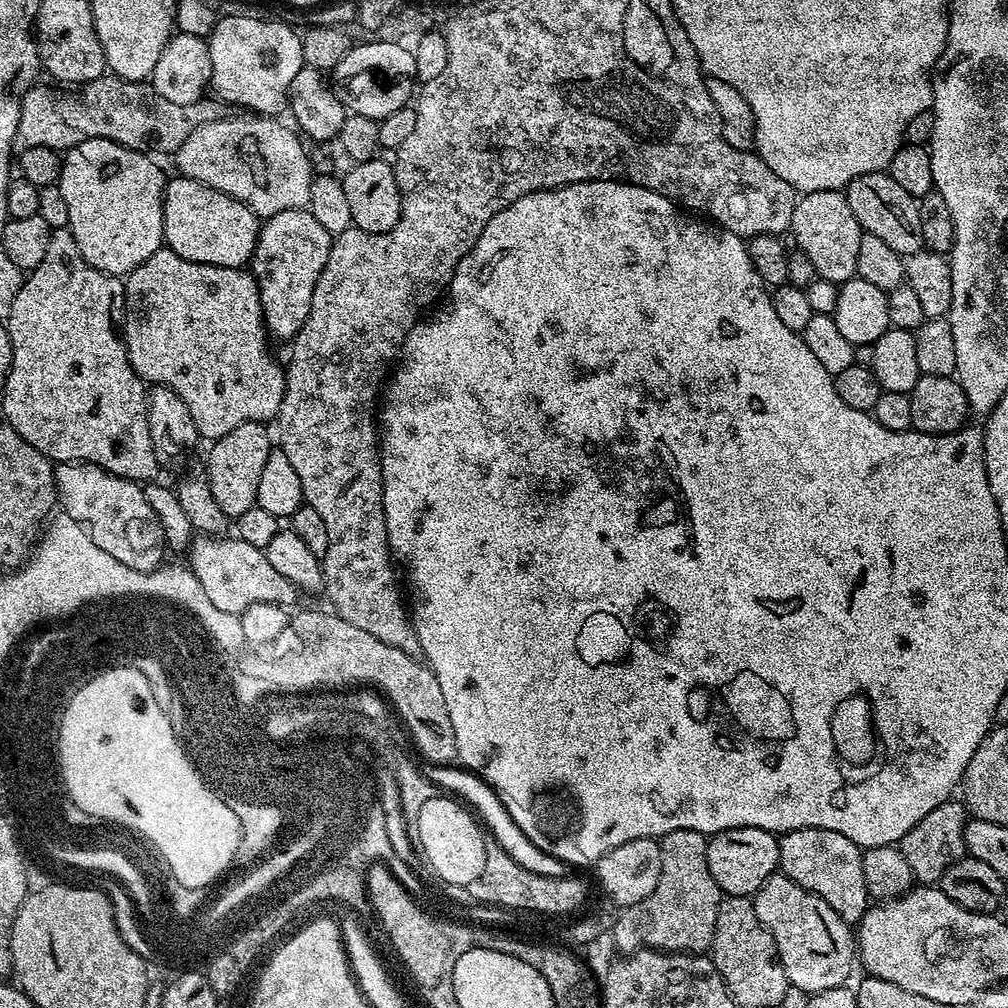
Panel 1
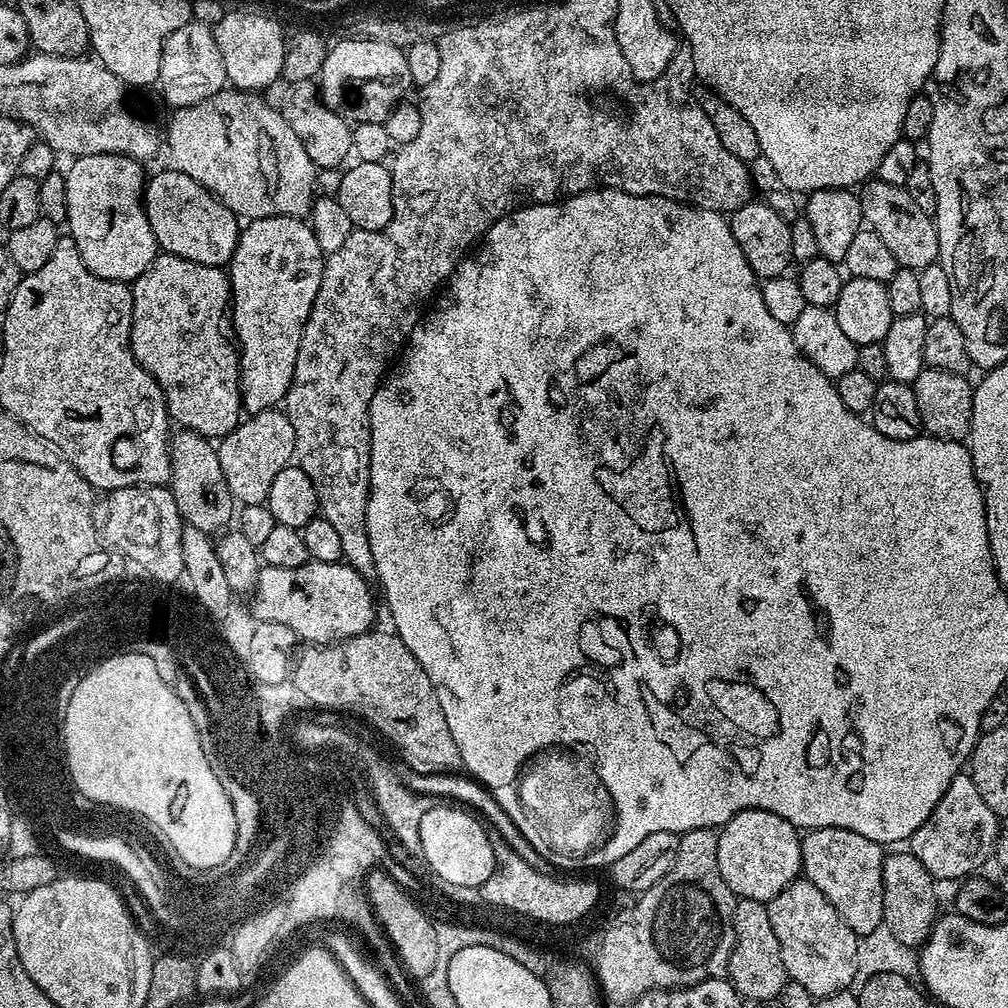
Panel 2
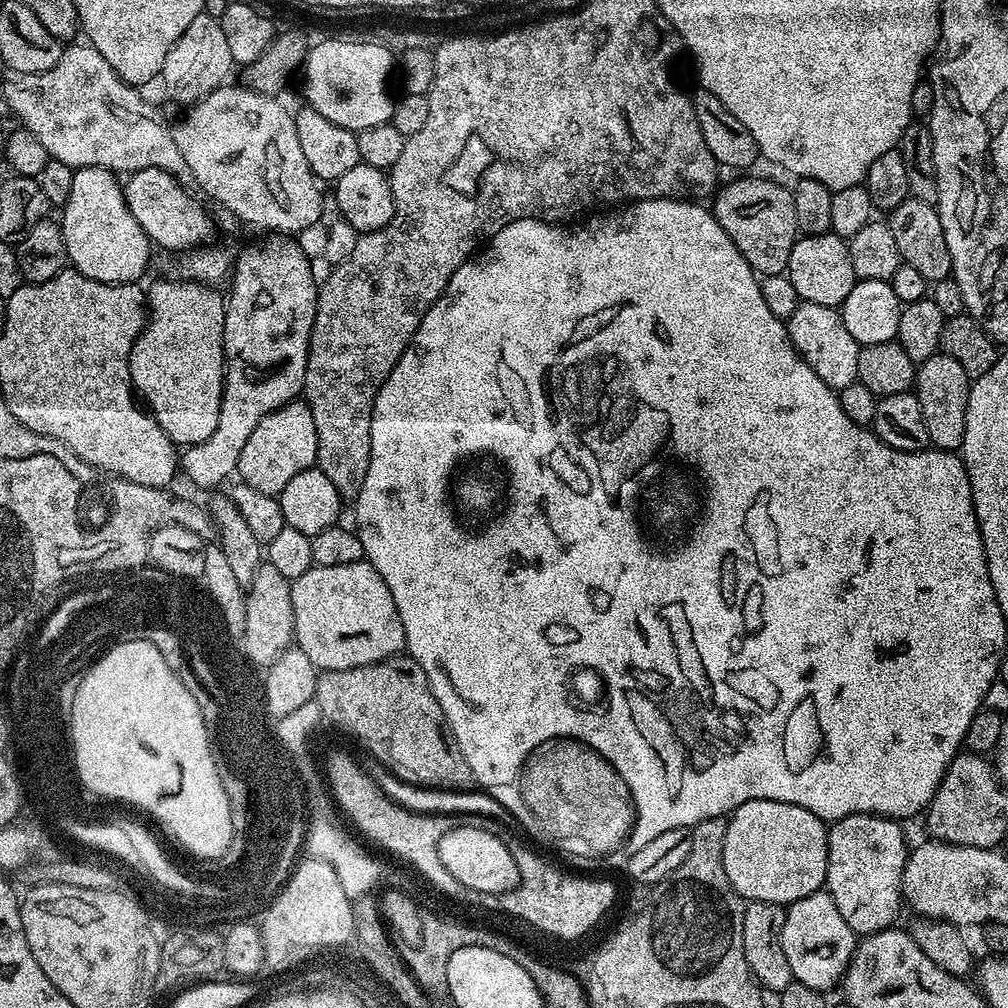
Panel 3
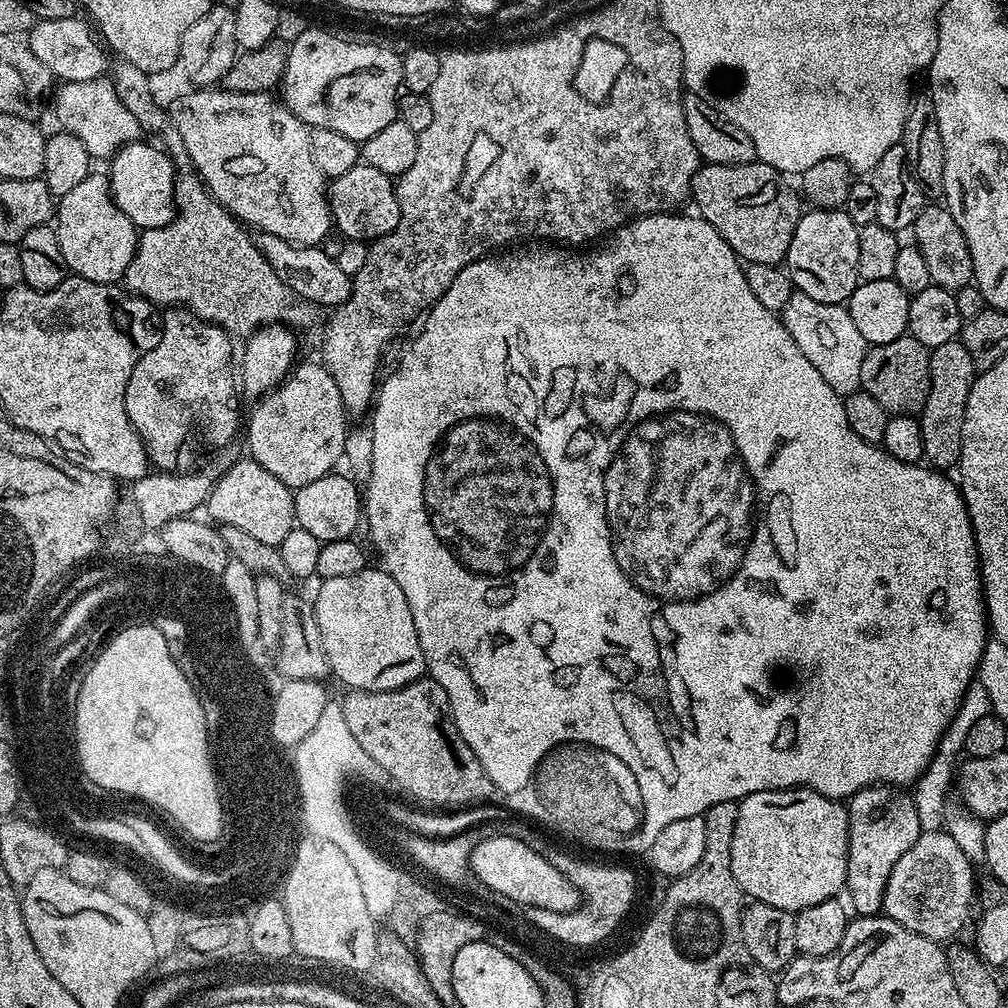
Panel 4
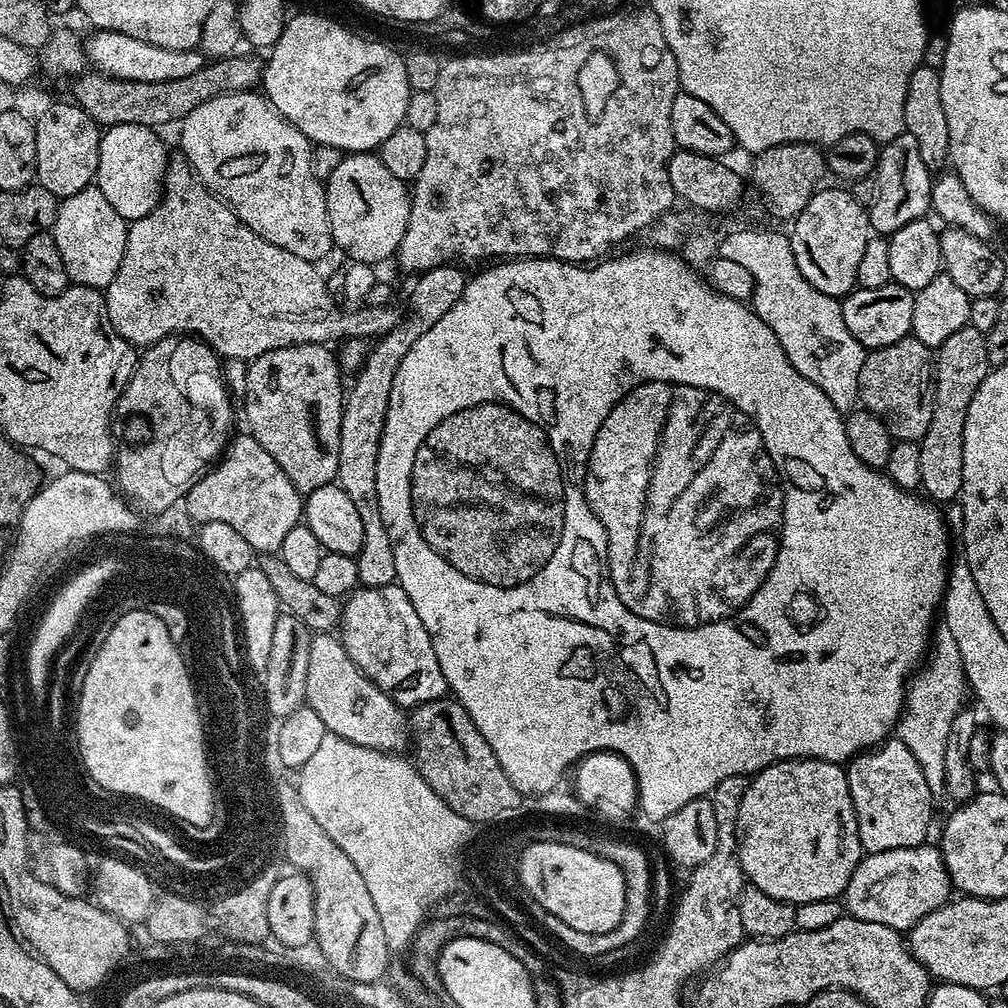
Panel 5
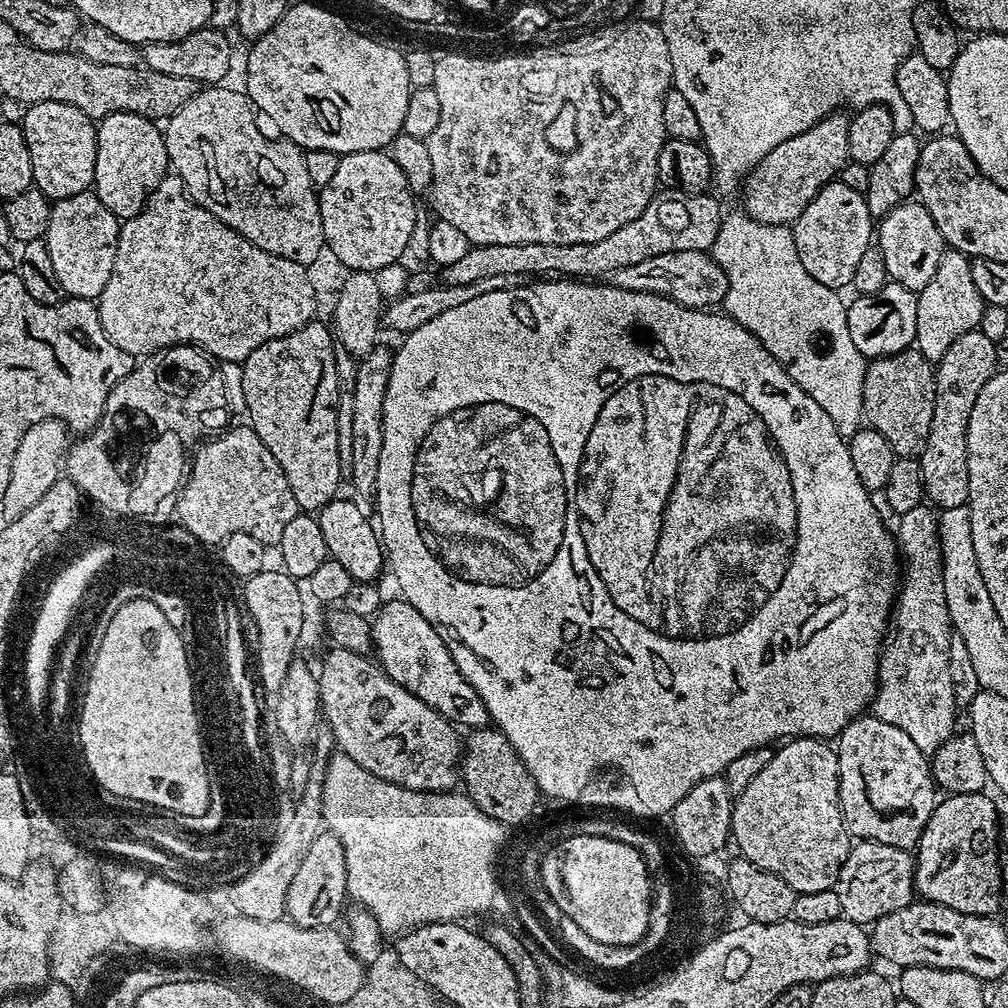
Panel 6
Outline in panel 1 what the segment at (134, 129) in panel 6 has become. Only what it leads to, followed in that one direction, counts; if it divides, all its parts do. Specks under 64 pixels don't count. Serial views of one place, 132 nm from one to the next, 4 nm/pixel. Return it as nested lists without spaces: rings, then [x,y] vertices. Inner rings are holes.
[[[177,175],[164,186],[164,244],[190,262],[223,268],[244,268],[251,261],[260,237],[256,213],[233,196],[222,194],[197,180]]]

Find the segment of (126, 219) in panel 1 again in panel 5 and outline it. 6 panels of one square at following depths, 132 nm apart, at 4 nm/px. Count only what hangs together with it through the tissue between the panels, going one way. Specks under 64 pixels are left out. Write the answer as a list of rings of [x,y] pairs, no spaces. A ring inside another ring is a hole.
[[[89,186],[78,190],[78,194],[63,197],[59,201],[56,209],[56,223],[52,225],[50,231],[52,237],[58,242],[58,254],[62,254],[62,262],[66,262],[66,274],[72,284],[85,284],[91,288],[101,290],[107,289],[108,283],[114,278],[114,274],[118,274],[118,266],[122,266],[122,254],[126,254],[126,238],[128,237],[129,221],[122,218],[122,214],[118,214],[118,210],[114,210],[114,206],[110,206],[110,202],[106,202],[106,194],[102,194],[102,190],[95,186]]]

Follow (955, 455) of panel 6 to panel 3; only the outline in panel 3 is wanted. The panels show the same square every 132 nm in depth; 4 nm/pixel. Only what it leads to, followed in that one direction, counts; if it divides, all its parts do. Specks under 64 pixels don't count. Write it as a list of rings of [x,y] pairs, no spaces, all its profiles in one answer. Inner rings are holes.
[[[937,354],[926,358],[916,370],[914,391],[918,402],[922,402],[922,418],[926,418],[926,434],[930,434],[930,445],[942,452],[963,449],[966,434],[966,406],[972,385],[966,370],[954,358]]]

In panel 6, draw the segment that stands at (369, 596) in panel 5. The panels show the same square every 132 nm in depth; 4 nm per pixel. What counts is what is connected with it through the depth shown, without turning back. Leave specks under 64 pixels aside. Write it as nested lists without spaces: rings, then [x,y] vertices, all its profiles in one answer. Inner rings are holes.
[[[395,599],[389,604],[387,601],[371,621],[374,656],[384,673],[461,729],[489,727],[490,719],[482,698],[478,698],[470,682],[466,682],[458,666],[454,666],[454,658],[450,658],[446,642],[438,638],[438,630],[434,630],[407,600]]]

